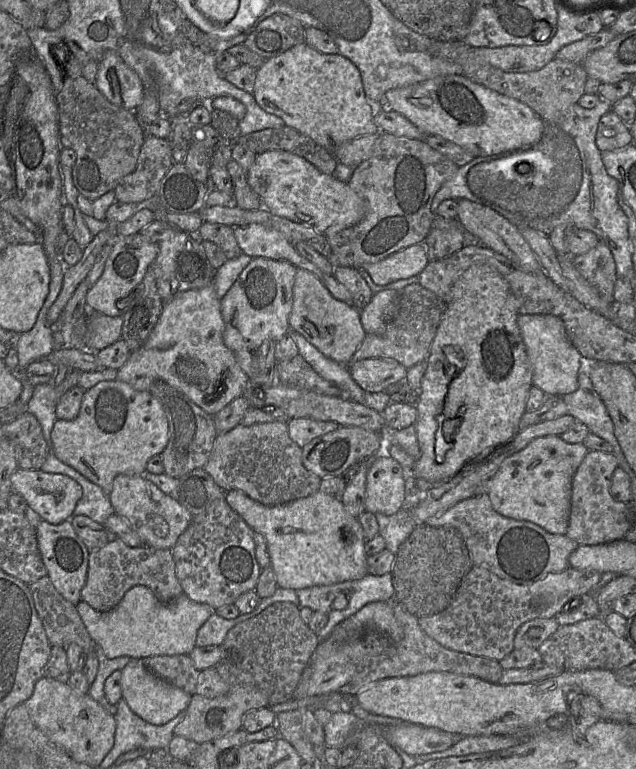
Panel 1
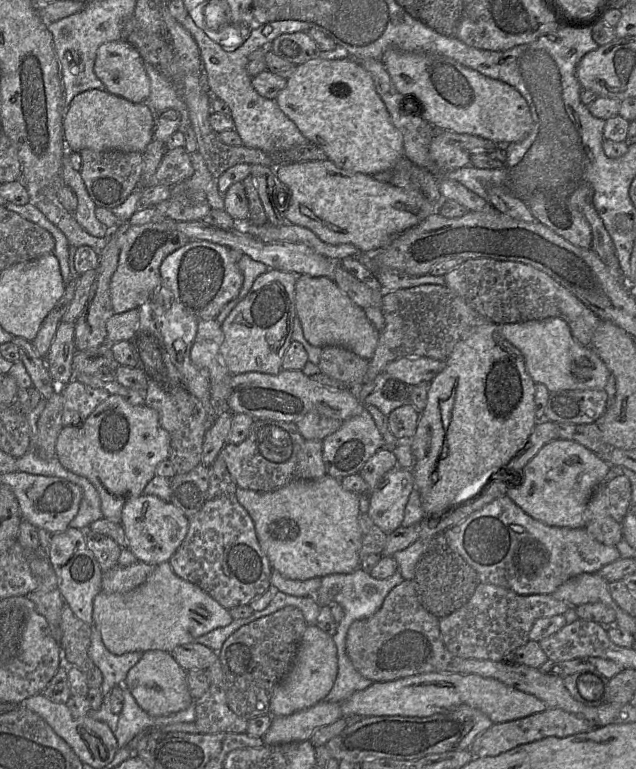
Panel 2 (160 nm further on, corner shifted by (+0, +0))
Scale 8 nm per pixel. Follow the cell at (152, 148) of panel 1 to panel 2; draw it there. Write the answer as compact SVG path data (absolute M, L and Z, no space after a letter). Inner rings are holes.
M184 147L166 150L160 165L149 181L149 187L172 186L192 176L190 153Z

